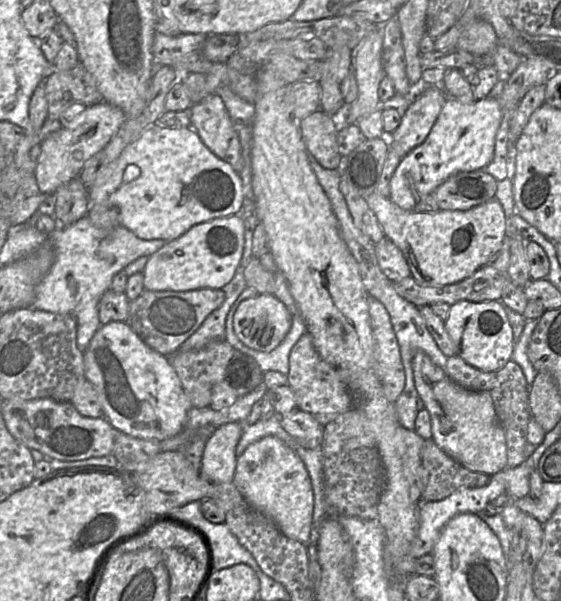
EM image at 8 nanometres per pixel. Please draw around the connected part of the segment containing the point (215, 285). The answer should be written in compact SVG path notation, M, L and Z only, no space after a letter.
M239 215L216 218L192 226L180 237L165 242L148 257L142 272L144 289L149 291L190 291L196 289L222 289L234 277L244 249L244 222Z

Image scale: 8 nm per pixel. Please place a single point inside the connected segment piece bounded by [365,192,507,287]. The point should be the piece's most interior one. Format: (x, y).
(444, 247)

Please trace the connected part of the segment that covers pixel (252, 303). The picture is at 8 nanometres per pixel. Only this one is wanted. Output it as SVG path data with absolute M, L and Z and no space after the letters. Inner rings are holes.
M272 294L243 300L233 317L237 338L247 347L270 352L286 337L292 324L287 307Z

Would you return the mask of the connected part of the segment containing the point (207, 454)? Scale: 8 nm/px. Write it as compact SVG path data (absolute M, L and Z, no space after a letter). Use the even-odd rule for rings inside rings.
M227 423L215 429L206 442L201 472L208 479L225 483L232 482L236 469L236 447L241 438L243 425Z

